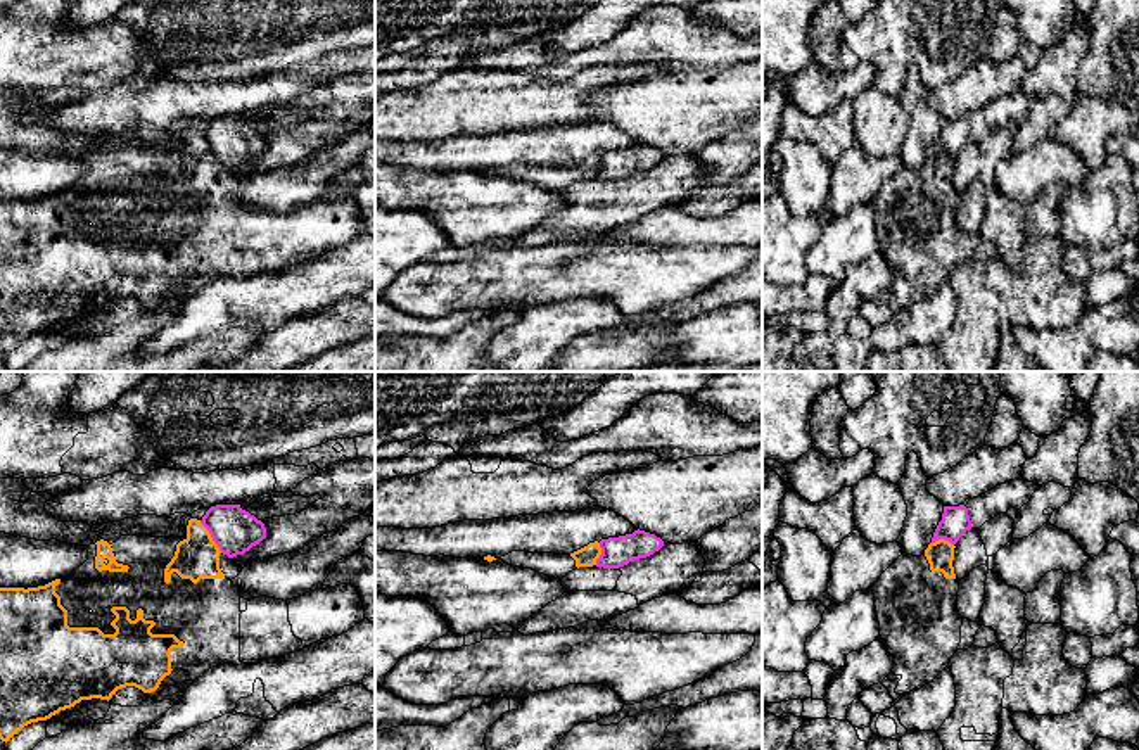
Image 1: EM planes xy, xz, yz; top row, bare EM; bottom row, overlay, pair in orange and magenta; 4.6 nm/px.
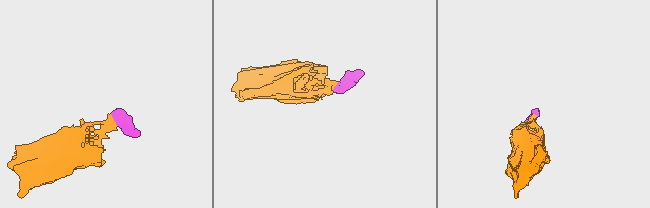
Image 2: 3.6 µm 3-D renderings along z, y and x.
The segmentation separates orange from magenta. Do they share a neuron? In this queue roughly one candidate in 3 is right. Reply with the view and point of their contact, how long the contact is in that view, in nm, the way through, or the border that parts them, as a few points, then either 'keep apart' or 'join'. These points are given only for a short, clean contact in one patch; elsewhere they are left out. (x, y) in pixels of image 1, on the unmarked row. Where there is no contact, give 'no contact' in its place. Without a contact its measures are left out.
xy (209, 149) | 190 nm | along xy (199, 133), (222, 165) | keep apart

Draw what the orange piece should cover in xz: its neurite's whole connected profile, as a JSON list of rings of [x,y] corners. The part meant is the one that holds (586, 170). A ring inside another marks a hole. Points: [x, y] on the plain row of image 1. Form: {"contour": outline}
{"contour": [[[595,154],[570,168],[512,164],[500,173],[512,180],[532,181],[539,187],[562,192],[579,180],[596,178],[600,168],[600,156]]]}

